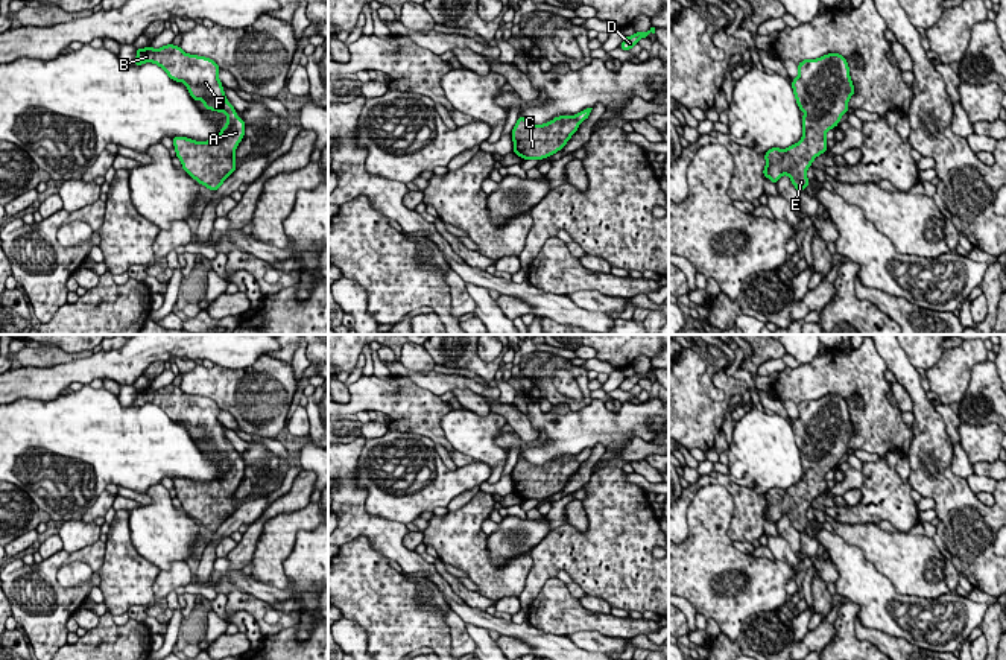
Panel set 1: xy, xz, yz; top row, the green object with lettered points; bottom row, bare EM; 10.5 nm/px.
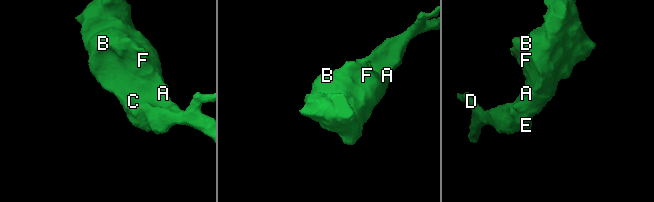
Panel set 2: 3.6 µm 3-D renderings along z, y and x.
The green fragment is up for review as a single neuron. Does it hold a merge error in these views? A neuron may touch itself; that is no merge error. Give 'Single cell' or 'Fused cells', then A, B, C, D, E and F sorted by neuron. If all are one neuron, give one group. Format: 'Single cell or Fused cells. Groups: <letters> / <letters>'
Single cell. Groups: A B C D E F

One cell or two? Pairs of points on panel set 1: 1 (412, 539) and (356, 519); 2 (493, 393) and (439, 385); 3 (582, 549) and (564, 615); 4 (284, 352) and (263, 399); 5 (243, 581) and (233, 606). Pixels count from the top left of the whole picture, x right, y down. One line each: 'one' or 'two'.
1: two
2: one
3: two
4: two
5: two

